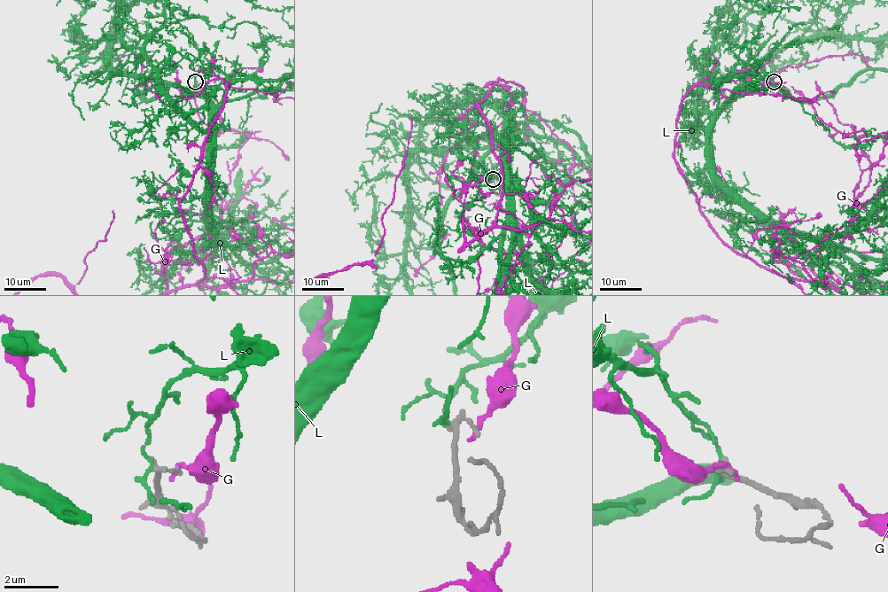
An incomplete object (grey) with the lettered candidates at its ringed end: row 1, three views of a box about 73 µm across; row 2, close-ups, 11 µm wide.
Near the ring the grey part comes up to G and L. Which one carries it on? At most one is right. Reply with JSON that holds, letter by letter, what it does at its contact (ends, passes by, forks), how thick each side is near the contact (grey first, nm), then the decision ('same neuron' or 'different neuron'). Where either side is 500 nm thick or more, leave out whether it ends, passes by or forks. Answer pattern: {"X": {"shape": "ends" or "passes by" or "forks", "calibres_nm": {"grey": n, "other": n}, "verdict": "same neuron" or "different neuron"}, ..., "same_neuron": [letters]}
{"G": {"shape": "ends", "calibres_nm": {"grey": 150, "other": 200}, "verdict": "different neuron"}, "L": {"shape": "passes by", "calibres_nm": {"grey": 200, "other": 120}, "verdict": "different neuron"}, "same_neuron": []}

